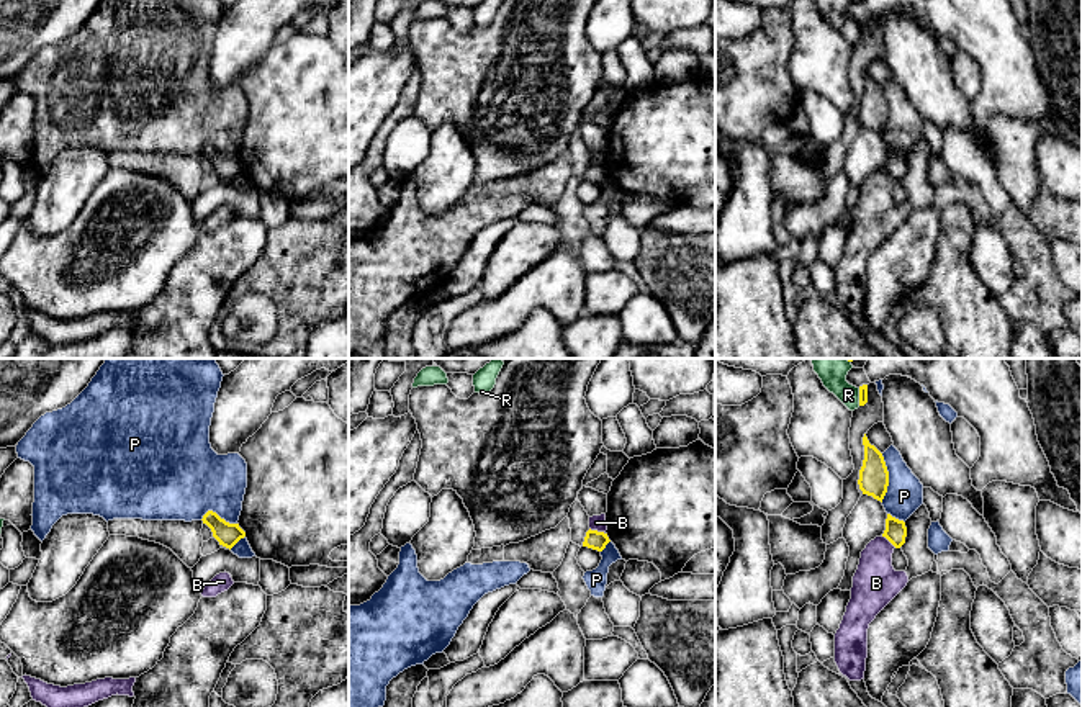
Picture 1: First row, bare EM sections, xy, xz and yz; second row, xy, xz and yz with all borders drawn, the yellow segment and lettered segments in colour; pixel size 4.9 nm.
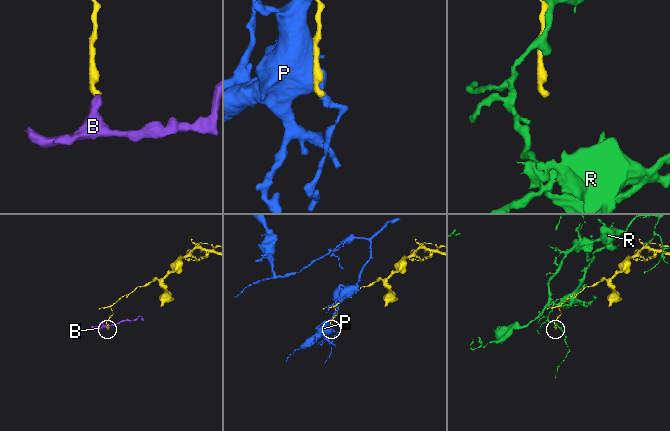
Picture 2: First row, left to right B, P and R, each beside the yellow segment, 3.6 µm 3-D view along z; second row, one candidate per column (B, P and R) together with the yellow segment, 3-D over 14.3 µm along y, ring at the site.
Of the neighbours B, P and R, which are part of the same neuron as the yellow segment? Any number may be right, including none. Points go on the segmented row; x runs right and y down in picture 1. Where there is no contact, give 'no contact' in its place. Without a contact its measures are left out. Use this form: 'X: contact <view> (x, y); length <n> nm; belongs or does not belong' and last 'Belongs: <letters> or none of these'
B: contact xz (596, 531); length 90 nm; does not belong
P: contact yz (888, 478); length 240 nm; does not belong
R: contact yz (860, 396); length 90 nm; does not belong
Belongs: none of these

